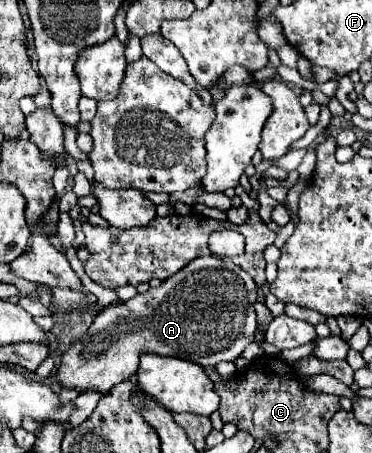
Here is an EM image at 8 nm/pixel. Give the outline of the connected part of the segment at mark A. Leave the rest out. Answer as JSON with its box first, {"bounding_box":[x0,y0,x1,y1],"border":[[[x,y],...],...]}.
{"bounding_box":[56,256,256,396],"border":[[[218,256],[196,258],[196,262],[190,262],[158,288],[104,308],[90,328],[62,354],[56,380],[62,388],[72,388],[78,394],[96,390],[106,396],[110,388],[136,374],[138,358],[146,352],[184,358],[200,366],[236,360],[248,344],[256,342],[256,296],[256,284],[238,266],[230,264],[226,268]]]}

